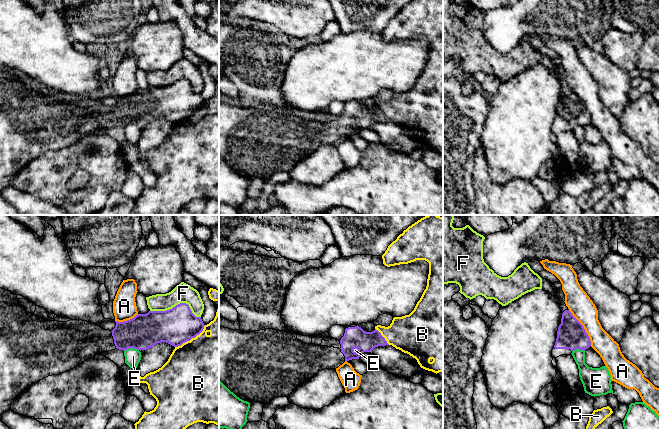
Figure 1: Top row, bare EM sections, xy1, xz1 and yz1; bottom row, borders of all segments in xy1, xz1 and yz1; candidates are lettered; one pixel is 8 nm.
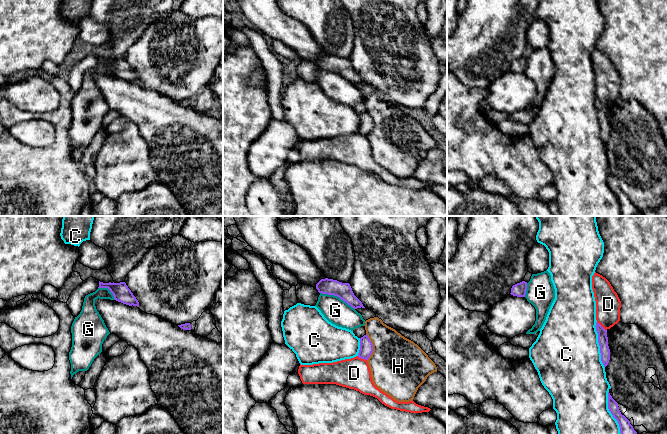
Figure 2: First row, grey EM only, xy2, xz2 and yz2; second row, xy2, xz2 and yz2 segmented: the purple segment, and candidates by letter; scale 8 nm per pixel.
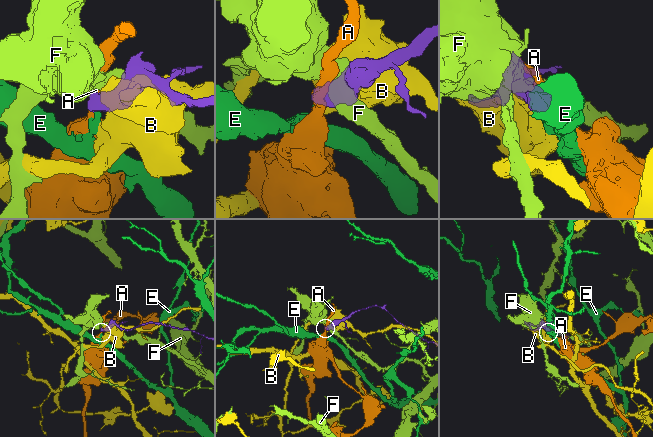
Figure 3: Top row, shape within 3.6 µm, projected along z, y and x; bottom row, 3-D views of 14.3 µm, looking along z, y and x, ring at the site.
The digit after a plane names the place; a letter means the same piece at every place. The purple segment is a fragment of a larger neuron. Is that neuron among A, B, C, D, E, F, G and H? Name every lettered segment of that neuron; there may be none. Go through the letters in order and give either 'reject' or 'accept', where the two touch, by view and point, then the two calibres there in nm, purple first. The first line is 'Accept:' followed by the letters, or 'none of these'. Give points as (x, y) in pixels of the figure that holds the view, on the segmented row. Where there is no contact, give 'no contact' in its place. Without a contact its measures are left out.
Accept: none of these
A: reject; meets purple in yz1 at (583, 328); 220 nm thick on the purple side, 190 nm on the other
B: reject; meets purple in xy1 at (191, 338); 300 nm thick on the purple side, 480 nm on the other
C: reject; meets purple in yz2 at (599, 344); 80 nm thick on the purple side, 500 nm on the other
D: reject; meets purple in yz2 at (601, 326); 80 nm thick on the purple side, 200 nm on the other
E: reject; meets purple in xy1 at (131, 347); 280 nm thick on the purple side, 130 nm on the other
F: reject; meets purple in xy1 at (177, 305); 300 nm thick on the purple side, 160 nm on the other
G: reject; meets purple in xz2 at (337, 296); 130 nm thick on the purple side, 200 nm on the other
H: reject; meets purple in xz2 at (372, 347); 110 nm thick on the purple side, 440 nm on the other

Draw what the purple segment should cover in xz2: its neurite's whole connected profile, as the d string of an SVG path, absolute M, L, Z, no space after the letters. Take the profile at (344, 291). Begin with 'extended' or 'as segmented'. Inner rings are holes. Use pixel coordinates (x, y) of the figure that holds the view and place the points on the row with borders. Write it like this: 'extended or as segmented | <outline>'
as segmented | M321 279L316 284L319 293L334 295L346 302L352 308L365 308L362 302L354 295L349 283L342 283L333 279Z

